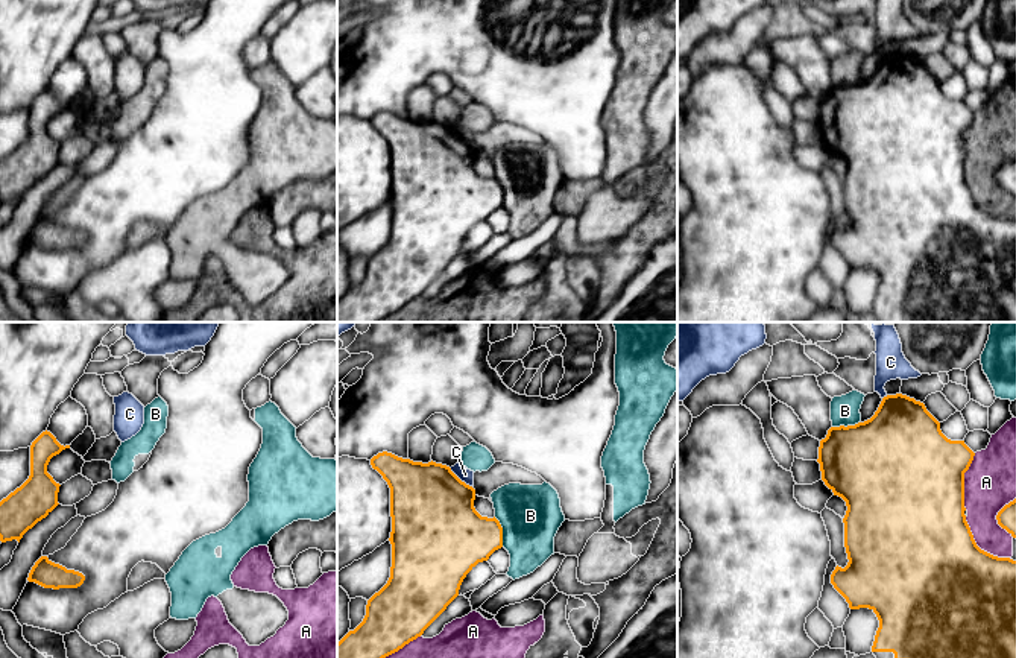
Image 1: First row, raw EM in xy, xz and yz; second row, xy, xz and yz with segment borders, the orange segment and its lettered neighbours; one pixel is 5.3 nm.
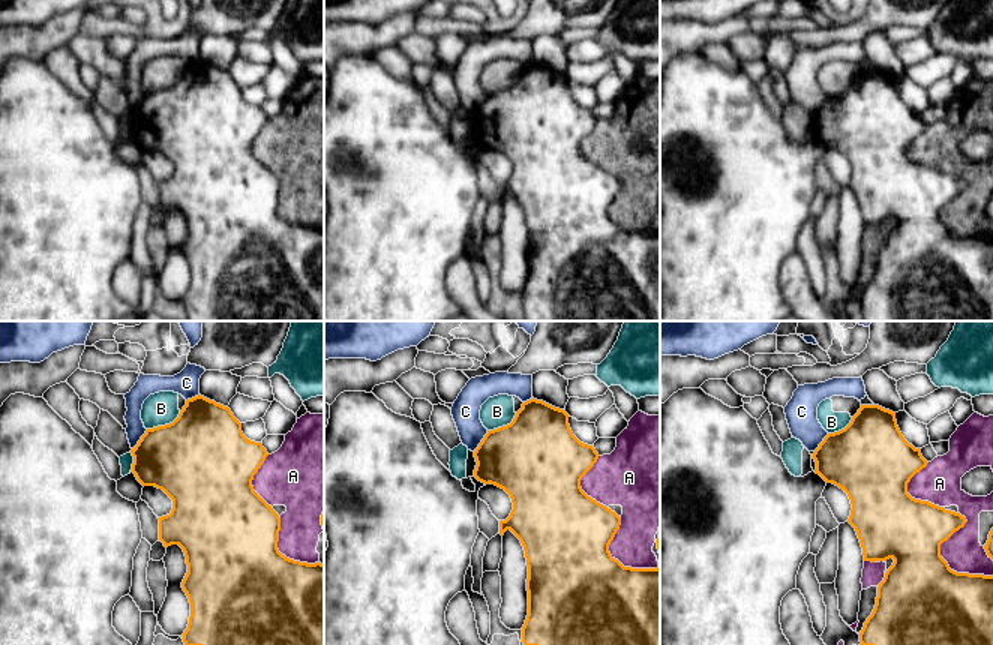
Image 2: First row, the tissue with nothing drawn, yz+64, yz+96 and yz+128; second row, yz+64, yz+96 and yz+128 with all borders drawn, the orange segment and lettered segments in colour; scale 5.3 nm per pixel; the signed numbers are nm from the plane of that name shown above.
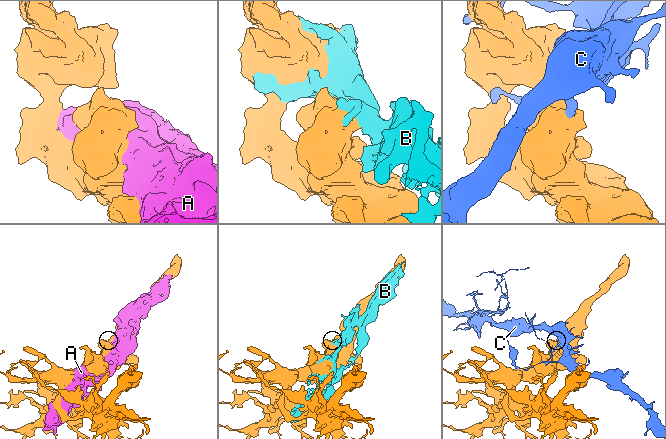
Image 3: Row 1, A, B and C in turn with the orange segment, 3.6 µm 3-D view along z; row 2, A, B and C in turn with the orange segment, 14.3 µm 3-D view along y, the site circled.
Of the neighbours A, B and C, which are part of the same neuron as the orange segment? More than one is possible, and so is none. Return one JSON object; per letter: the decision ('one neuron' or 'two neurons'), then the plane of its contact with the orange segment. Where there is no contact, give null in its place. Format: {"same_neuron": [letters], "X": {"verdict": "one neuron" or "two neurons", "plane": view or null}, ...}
{"same_neuron": [], "A": {"verdict": "two neurons", "plane": "yz"}, "B": {"verdict": "two neurons", "plane": "xz"}, "C": {"verdict": "two neurons", "plane": "xz"}}

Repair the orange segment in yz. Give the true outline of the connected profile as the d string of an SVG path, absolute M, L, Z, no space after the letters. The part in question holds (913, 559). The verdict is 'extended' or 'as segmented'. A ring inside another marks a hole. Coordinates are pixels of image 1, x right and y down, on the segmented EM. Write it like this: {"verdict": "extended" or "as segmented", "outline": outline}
{"verdict": "extended", "outline": "M902 394L882 398L875 415L855 425L831 427L820 441L819 459L822 480L846 501L844 547L847 565L835 567L831 584L846 599L850 609L869 608L878 620L872 652L876 658L1016 658L1016 561L998 558L981 550L970 532L964 515L964 473L969 470L975 453L964 441L951 441L942 430L940 422L926 410L925 404Z"}

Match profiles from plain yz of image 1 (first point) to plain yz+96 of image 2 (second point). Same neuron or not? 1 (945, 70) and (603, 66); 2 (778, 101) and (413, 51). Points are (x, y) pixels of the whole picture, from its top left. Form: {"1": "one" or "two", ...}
{"1": "one", "2": "two"}

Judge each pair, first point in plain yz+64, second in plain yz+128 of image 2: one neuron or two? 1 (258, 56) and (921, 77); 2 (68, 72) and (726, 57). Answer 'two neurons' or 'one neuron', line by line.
1: two neurons
2: one neuron

